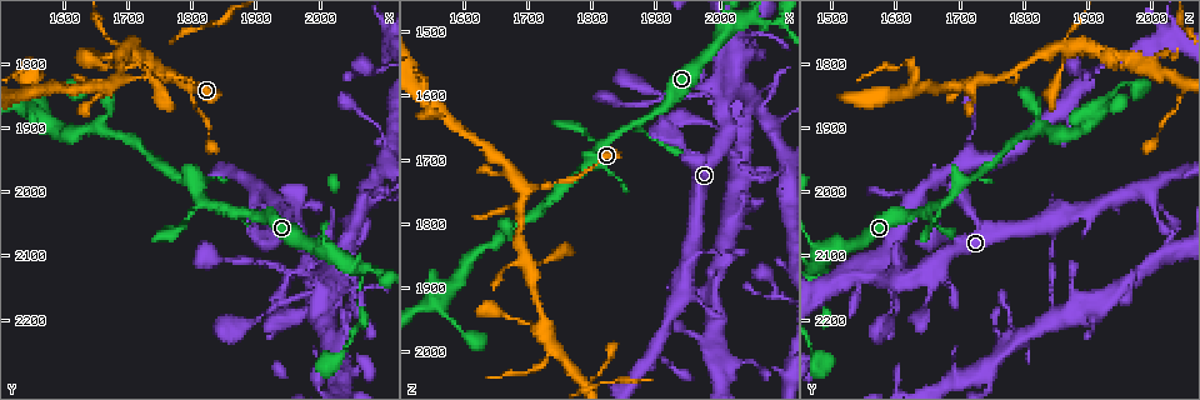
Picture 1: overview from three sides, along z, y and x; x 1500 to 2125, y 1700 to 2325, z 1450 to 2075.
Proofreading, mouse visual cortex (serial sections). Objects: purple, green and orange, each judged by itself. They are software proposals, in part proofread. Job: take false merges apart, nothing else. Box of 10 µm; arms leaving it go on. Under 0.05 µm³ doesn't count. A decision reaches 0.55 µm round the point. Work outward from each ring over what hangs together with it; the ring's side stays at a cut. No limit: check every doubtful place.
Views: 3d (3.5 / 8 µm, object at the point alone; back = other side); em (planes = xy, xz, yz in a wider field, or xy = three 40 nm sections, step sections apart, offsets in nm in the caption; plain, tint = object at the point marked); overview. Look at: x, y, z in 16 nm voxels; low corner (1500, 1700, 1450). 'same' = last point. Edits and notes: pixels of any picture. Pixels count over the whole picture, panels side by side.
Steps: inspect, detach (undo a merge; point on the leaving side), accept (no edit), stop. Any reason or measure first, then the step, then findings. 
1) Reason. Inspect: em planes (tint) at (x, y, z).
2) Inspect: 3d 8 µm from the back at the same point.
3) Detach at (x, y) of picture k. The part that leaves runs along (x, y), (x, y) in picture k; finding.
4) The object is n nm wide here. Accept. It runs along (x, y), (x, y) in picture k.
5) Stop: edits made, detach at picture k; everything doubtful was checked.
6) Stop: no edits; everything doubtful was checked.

Three-way junction. Inspect: 3d 8 µm from the back at (1705, 1825, 1750).

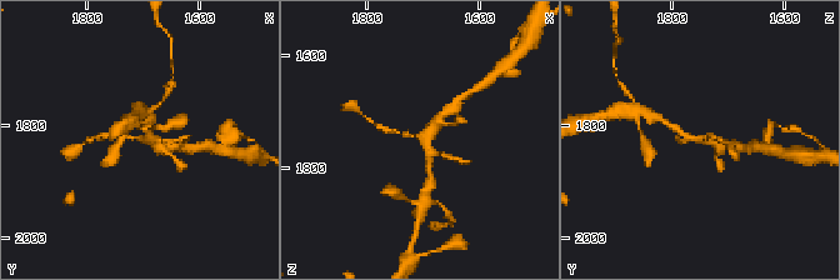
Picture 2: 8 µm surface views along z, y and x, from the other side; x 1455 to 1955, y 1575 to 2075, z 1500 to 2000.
Inspect: 3d 3.5 µm at the same point.

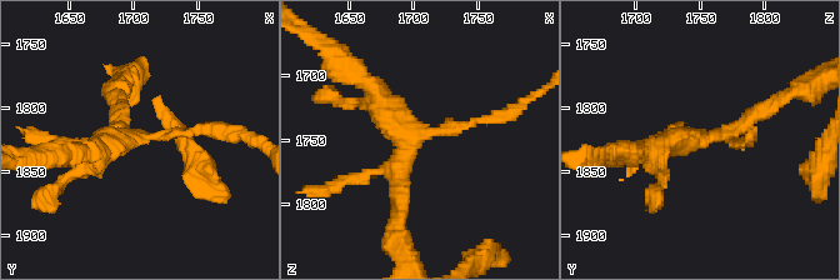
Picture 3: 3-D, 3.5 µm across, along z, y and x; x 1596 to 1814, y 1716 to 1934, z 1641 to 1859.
Need the tissue. Inspect: em planes (tint) at (1704, 1822, 1744).

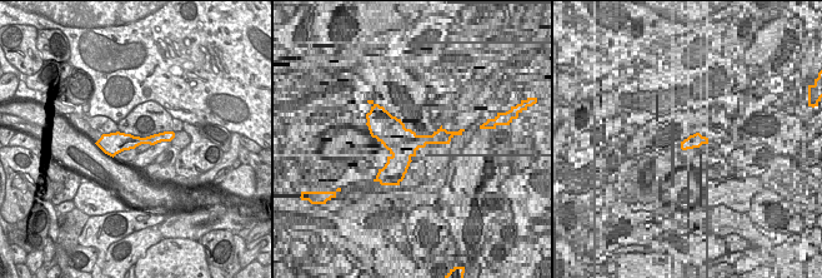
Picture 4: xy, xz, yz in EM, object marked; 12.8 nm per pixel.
Accept. It runs along (501, 115), (416, 138), (401, 201) in picture 3; all the same cell.

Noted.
Four arms meet. Inspect: 3d 8 µm at (1705, 1770, 1865).

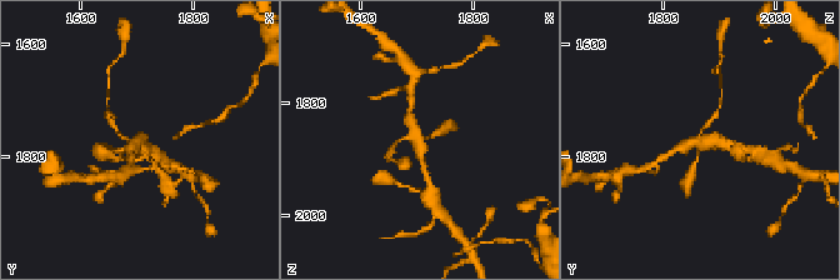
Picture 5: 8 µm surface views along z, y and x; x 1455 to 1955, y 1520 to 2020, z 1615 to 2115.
Closer look. Inspect: 3d 3.5 µm at the same point.

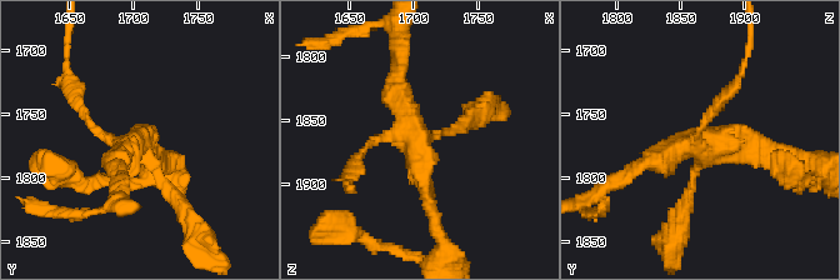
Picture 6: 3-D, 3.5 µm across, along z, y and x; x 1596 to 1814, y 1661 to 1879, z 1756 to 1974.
4 arms meet here; the arms are 100, 150, 200, 200 nm wide; shape alone is not enough. Inspect: em xy step 5 (tint) at (1702, 1774, 1866).

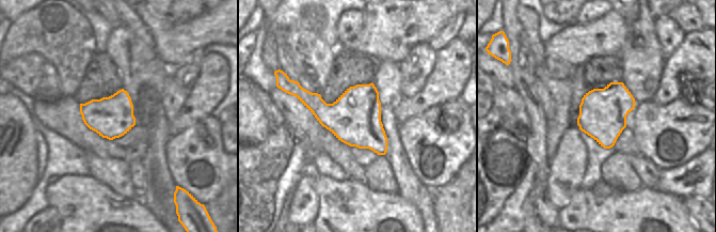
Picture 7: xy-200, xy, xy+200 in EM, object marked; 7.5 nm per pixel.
Accept. It runs along (401, 70), (431, 221) in picture 6; one cell here.

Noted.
Inspect: 3d 3.5 µm at (1560, 1840, 1630).

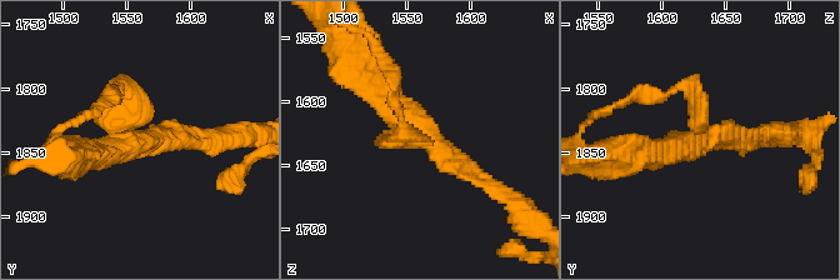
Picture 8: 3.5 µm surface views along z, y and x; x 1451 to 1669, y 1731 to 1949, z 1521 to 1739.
3 arms meet here; the arms are 200, 200, 350 nm wide; need the tissue. Inspect: em xy step 5 (tint) at (1558, 1840, 1628).

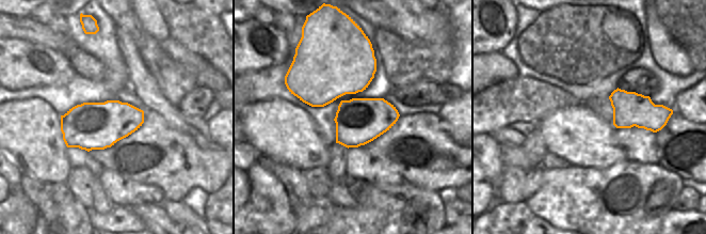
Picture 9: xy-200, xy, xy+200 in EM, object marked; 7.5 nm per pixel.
Accept. One cell here.

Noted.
Abrupt turn. Inspect: 3d 8 µm at (2010, 2125, 1600).

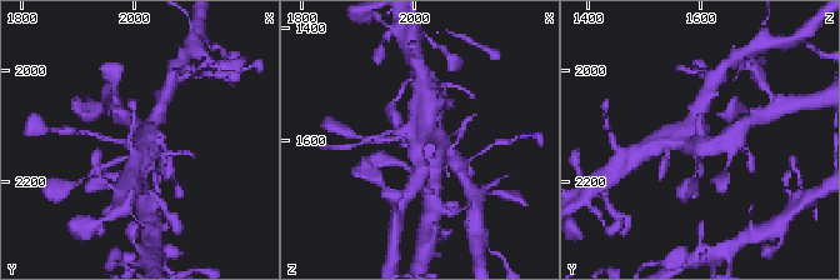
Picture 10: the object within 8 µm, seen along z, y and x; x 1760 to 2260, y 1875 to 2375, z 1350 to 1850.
Closer look. Inspect: 3d 3.5 µm at the same point.

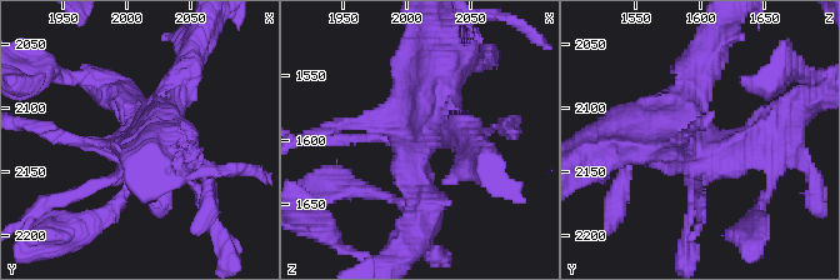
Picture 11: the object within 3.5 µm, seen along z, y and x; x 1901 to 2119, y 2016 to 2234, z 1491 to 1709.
Accept. It runs along (769, 135), (701, 150), (695, 78) in picture 11; all the same cell.

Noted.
Stop: no edits; everything doubtful was checked.

